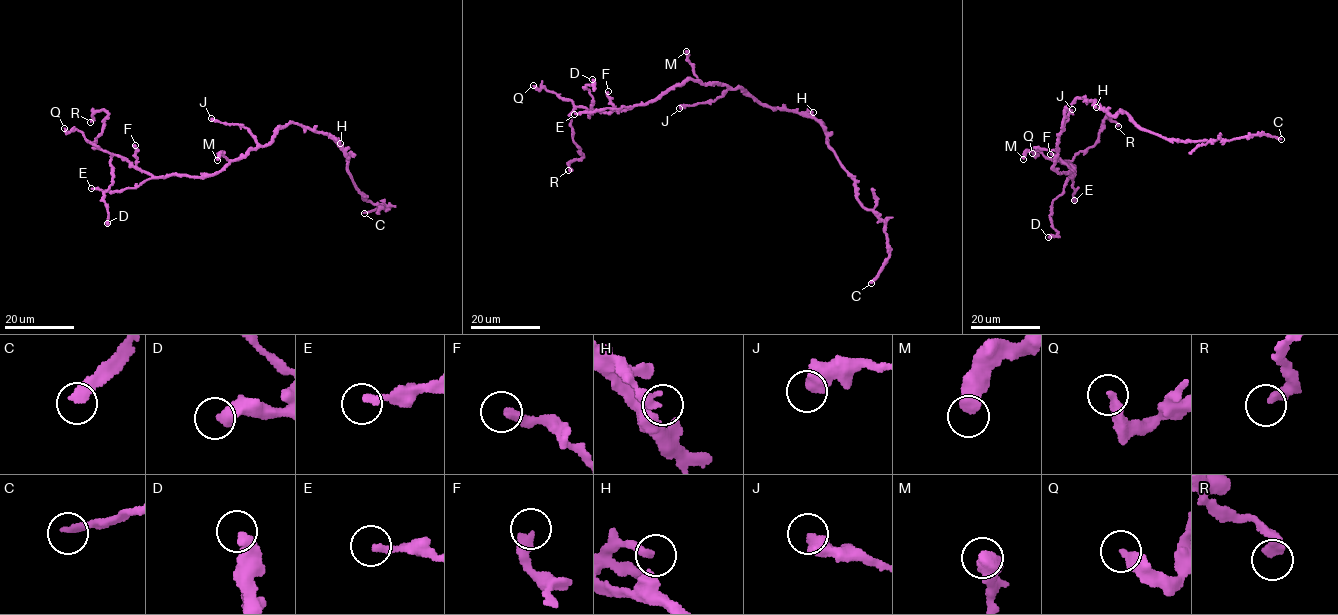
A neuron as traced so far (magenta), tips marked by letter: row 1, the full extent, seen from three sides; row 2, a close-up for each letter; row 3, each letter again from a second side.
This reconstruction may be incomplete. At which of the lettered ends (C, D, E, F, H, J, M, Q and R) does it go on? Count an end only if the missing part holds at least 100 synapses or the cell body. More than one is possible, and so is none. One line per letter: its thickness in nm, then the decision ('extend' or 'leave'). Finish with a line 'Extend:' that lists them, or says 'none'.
C: calibre 280 nm; extend
D: calibre 420 nm; leave
E: calibre 280 nm; leave
F: calibre 360 nm; leave
H: calibre 300 nm; leave
J: calibre 550 nm; leave
M: calibre 500 nm; leave
Q: calibre 380 nm; leave
R: calibre 400 nm; leave
Extend: C

